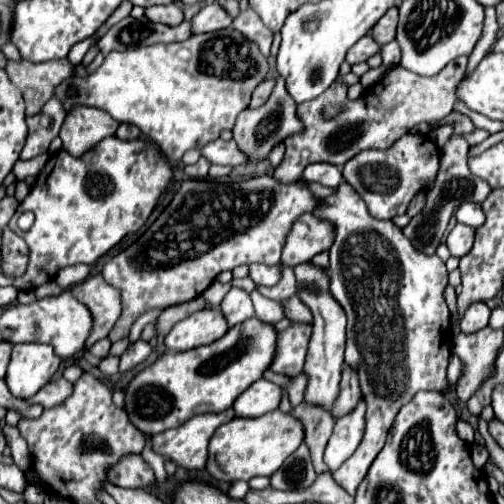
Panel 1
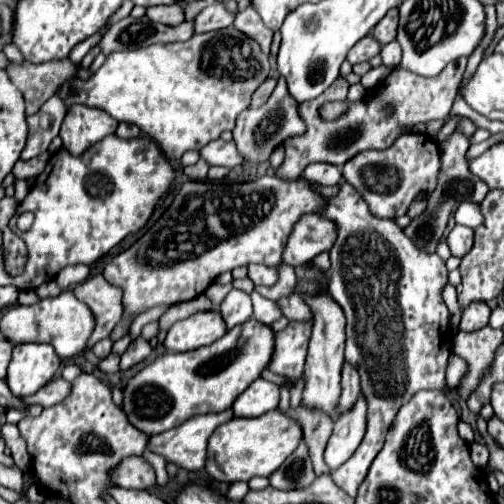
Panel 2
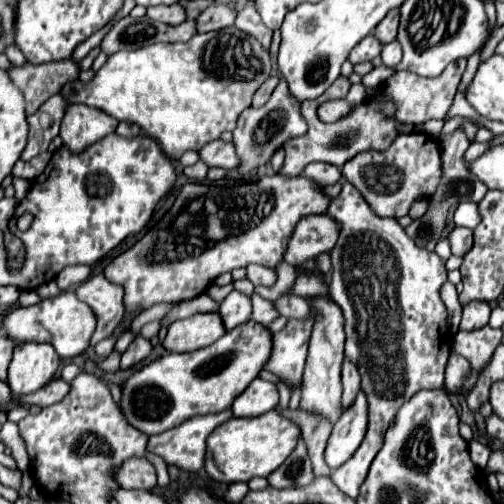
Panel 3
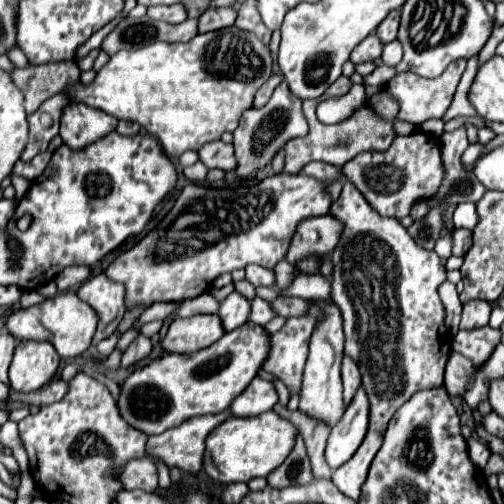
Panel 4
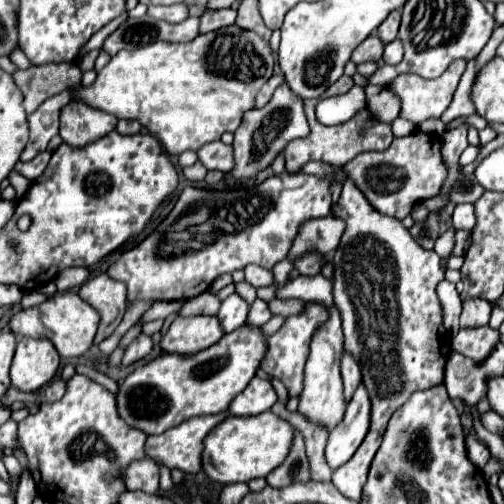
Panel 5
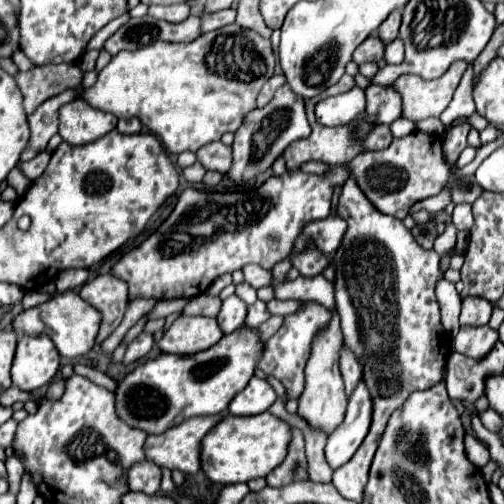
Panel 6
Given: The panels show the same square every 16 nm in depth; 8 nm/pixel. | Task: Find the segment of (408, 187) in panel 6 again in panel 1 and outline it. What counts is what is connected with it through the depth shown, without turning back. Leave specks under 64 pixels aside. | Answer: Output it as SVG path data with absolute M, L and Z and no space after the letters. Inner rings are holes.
M404 134L388 150L364 150L356 158L344 164L344 180L362 196L370 216L378 220L390 220L396 214L404 214L410 200L420 190L428 190L434 184L438 172L438 148L422 134Z

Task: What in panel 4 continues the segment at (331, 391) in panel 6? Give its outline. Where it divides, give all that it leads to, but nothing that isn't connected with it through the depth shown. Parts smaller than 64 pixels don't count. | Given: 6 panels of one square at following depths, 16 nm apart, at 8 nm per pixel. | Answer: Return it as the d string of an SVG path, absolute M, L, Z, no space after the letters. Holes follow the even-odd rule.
M314 300L318 308L322 308L324 318L318 320L316 330L312 332L310 340L310 354L306 360L306 370L304 370L304 382L302 382L302 392L300 392L300 410L326 420L330 426L334 426L340 416L344 414L344 404L342 404L342 380L340 380L340 364L344 358L344 330L342 330L342 314L340 308L334 302L326 300Z

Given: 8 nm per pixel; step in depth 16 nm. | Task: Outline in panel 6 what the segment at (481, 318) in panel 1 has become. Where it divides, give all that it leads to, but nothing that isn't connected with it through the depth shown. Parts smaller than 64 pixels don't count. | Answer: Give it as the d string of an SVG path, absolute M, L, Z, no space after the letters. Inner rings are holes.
M470 298L462 300L462 314L460 314L460 326L484 326L490 320L492 304L484 298Z

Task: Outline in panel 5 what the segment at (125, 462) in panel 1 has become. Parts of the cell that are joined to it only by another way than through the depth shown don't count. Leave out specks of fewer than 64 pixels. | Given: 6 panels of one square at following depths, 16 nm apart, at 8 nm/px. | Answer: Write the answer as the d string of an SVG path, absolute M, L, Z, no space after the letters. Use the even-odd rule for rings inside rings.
M148 458L134 460L128 468L124 468L122 480L128 490L144 490L154 494L158 490L158 466Z

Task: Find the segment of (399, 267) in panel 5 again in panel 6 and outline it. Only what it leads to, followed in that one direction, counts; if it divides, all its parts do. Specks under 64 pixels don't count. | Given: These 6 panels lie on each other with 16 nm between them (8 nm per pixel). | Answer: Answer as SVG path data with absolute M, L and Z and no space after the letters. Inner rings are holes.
M348 178L342 186L336 216L348 222L342 244L334 252L334 298L342 320L344 344L362 364L362 378L372 396L372 424L364 444L348 464L334 470L332 484L348 500L362 500L372 458L380 446L388 418L416 390L428 390L442 380L450 354L450 334L442 326L436 284L444 278L440 256L416 244L402 220L384 216ZM378 334L378 344L374 336Z

